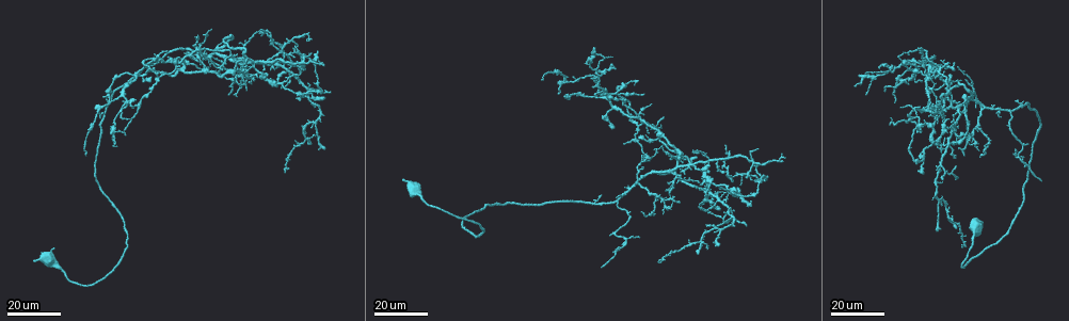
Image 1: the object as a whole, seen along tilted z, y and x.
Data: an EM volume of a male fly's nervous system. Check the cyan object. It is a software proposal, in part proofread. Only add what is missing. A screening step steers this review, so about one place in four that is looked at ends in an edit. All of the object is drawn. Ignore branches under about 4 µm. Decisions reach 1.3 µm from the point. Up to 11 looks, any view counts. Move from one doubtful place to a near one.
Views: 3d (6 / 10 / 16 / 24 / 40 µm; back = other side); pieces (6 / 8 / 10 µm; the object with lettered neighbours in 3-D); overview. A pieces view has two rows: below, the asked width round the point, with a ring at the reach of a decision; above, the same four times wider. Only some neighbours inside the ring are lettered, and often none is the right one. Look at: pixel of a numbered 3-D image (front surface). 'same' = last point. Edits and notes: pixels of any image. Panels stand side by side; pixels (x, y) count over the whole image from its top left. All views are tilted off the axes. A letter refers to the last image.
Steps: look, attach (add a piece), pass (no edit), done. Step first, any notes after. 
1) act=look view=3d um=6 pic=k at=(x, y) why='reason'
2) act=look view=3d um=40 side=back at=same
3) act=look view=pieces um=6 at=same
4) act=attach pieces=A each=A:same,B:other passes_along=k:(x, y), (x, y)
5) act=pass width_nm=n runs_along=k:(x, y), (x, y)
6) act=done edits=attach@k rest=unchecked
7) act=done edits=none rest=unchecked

act=look view=3d um=24 pic=1 at=(651, 105) why='tapers out'

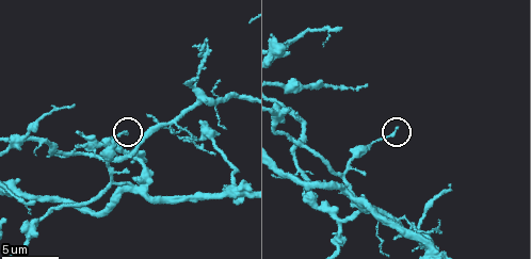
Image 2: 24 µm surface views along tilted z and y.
act=look view=pieces um=10 pic=2 at=(398, 128)

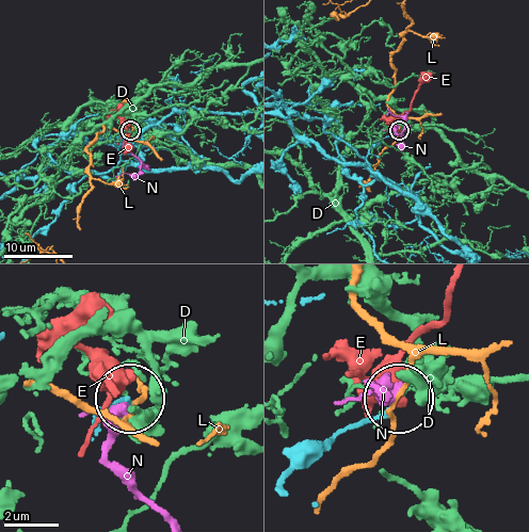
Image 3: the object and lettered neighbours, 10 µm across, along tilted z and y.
act=pass each=D:other,E:other,L:other,N:other found='none of them fits'

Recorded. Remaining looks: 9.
act=look view=3d um=16 pic=1 at=(894, 125) why='branch stops here'

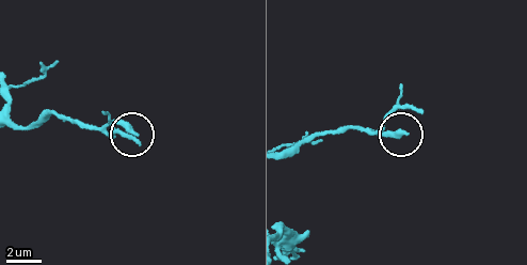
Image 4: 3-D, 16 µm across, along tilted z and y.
act=look view=pieces um=6 pic=4 at=(135, 131) why='what lies round it'

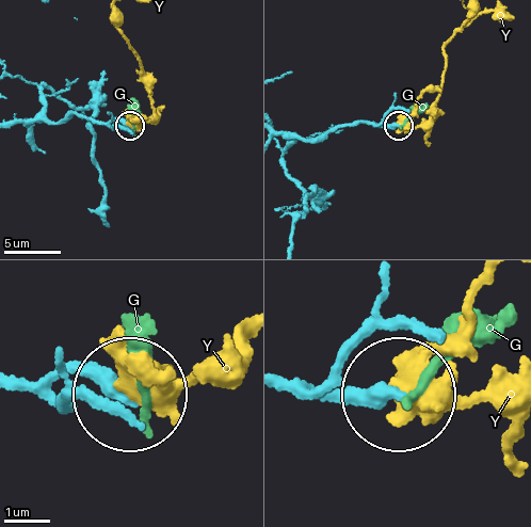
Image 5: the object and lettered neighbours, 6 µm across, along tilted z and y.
act=pass each=G:other,Y:other runs_along=5:(283, 132), (311, 140), (337, 128), (365, 122), (397, 126) found='no lettered piece goes on from it'

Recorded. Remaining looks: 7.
act=look view=3d um=16 pic=1 at=(947, 121) why='long arm stops here'

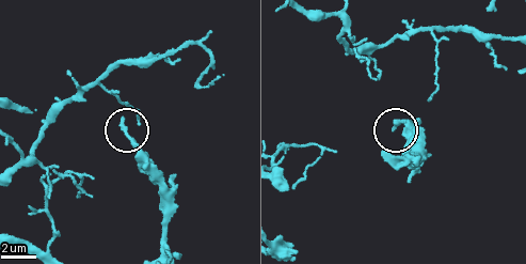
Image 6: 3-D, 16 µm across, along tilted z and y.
act=look view=pieces um=8 pic=6 at=(124, 117)

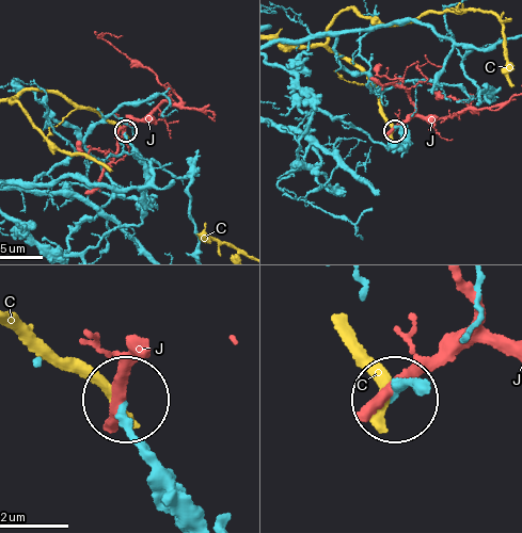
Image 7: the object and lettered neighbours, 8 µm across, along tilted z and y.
act=pass each=C:other,J:other found='no lettered piece goes on from it'

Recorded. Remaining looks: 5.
act=look view=3d um=24 pic=1 at=(943, 139) why='free end'

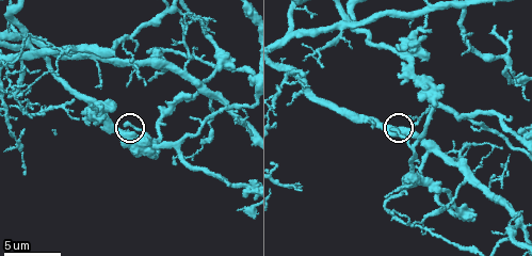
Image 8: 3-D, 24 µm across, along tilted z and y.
act=look view=pieces um=8 pic=8 at=(124, 124) why='see the neighbours'

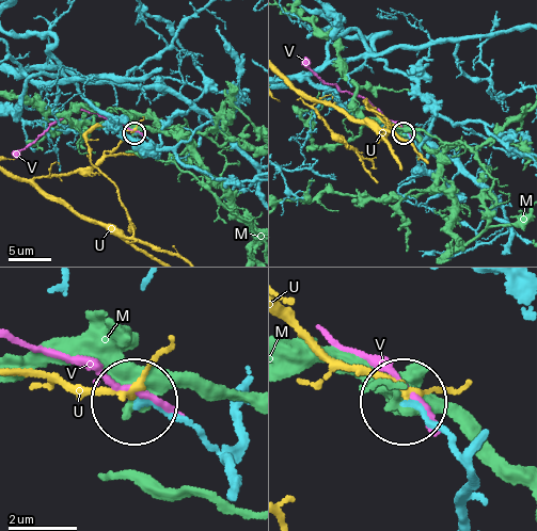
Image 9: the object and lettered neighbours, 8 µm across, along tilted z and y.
act=pass each=M:other,U:other,V:other found='no lettered piece goes on from it'

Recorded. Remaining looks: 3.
act=look view=3d um=16 pic=1 at=(331, 92) why='tapers out'

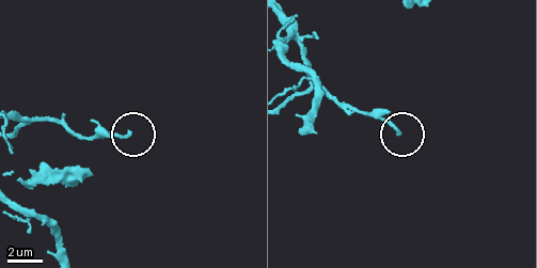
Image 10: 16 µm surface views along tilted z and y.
act=look view=pieces um=8 pic=10 at=(130, 131)

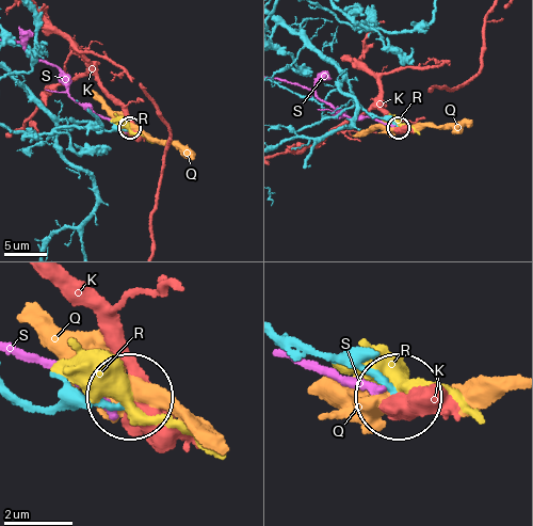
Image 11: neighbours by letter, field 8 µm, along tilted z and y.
act=pass width_nm=180 each=K:other,Q:other,R:other,S:other runs_along=11:(19, 397), (51, 409), (128, 397) found='no lettered piece goes on from it'

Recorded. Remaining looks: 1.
act=done edits=none rest=unchecked

